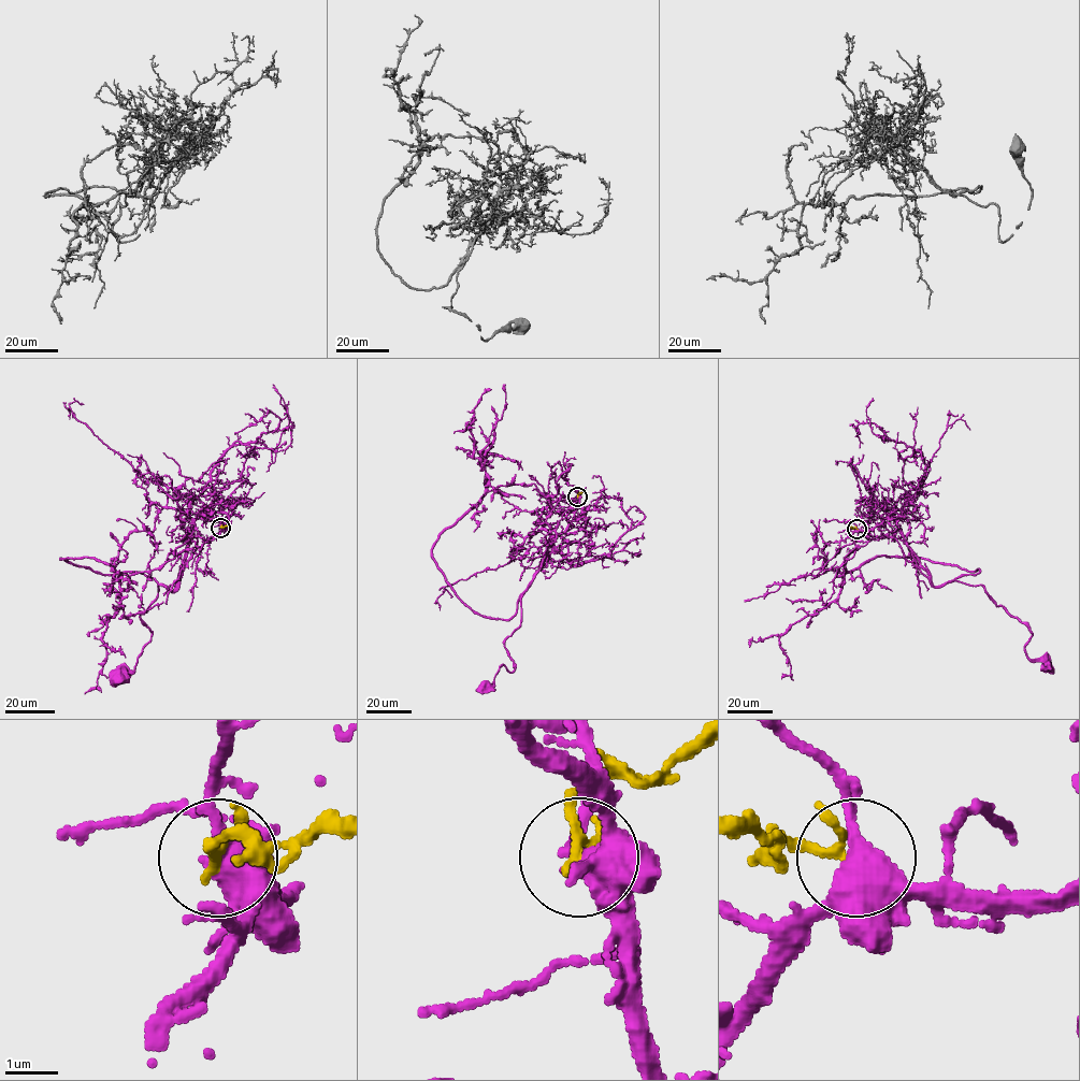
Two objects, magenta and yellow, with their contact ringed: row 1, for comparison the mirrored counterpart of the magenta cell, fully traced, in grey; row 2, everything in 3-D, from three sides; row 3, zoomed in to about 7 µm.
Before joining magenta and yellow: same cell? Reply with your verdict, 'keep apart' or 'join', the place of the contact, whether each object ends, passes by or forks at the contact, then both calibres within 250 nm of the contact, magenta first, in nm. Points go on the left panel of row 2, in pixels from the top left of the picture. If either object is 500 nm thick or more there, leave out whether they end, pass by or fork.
keep apart; place (220, 528); magenta forks; yellow passes by; calibres 400 and 150 nm

